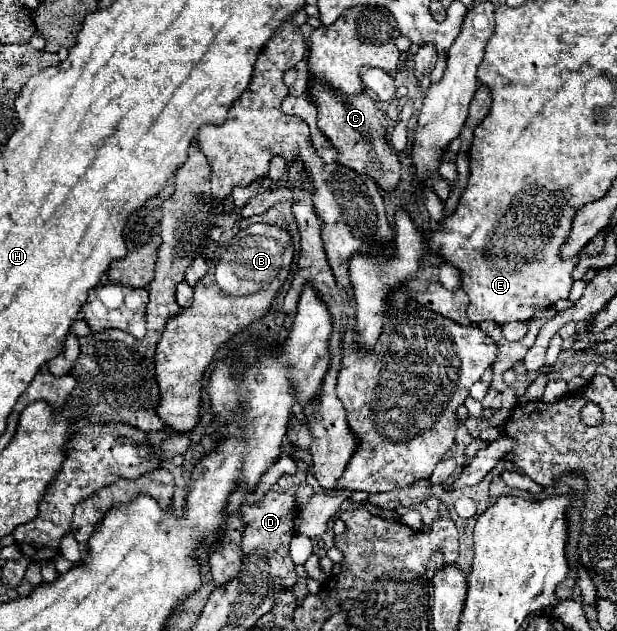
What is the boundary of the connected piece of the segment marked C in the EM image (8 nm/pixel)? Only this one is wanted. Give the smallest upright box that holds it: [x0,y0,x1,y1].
[309,79,401,191]

